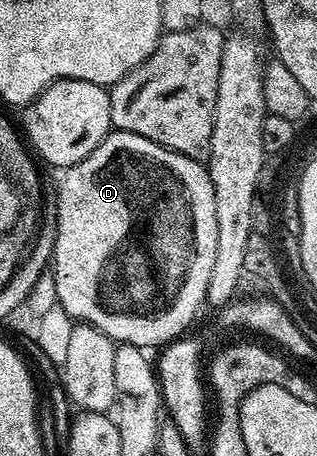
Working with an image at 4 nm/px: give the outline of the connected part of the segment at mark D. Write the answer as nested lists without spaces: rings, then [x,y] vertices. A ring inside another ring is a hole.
[[[114,129],[101,141],[99,148],[95,148],[95,152],[91,152],[91,156],[87,156],[79,164],[68,167],[64,174],[65,179],[62,180],[61,187],[58,188],[57,195],[55,195],[58,234],[51,263],[51,273],[60,309],[65,309],[71,317],[77,318],[73,320],[94,326],[96,330],[103,332],[117,344],[161,348],[172,342],[174,338],[182,337],[188,331],[185,329],[196,320],[197,313],[206,305],[208,281],[211,277],[211,268],[215,263],[217,240],[215,188],[209,179],[208,169],[193,158],[188,158],[179,152],[168,150],[147,140],[147,136],[135,136],[135,132]],[[85,254],[90,254],[91,257],[98,258],[101,262],[113,263],[110,266],[97,266],[94,270],[88,270],[85,267]]]

